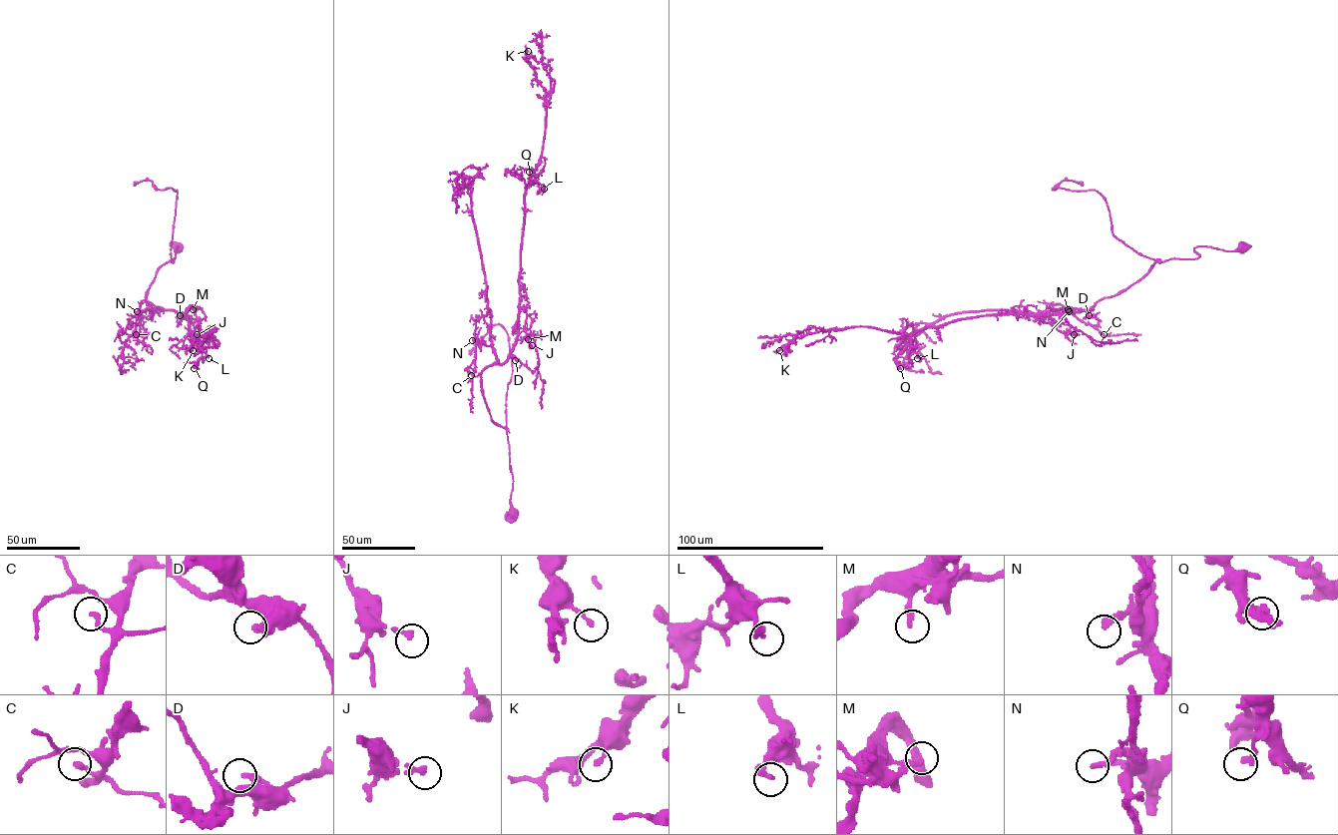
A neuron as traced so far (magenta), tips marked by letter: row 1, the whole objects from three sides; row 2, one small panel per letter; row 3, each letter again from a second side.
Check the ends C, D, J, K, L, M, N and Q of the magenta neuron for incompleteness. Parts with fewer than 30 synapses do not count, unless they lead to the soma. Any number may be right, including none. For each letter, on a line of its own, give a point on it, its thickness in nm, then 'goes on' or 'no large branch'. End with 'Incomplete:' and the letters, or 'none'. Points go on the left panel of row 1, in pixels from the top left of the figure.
C: place (136, 334); calibre 200 nm; no large branch
D: place (180, 315); calibre 280 nm; no large branch
J: place (197, 334); calibre 260 nm; no large branch
K: place (193, 350); calibre 200 nm; no large branch
L: place (209, 358); calibre 280 nm; no large branch
M: place (193, 309); calibre 260 nm; no large branch
N: place (137, 311); calibre 280 nm; goes on
Q: place (194, 368); calibre 240 nm; no large branch
Incomplete: N

